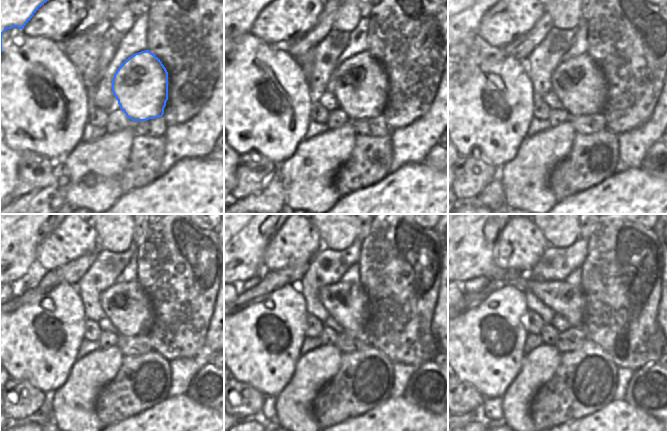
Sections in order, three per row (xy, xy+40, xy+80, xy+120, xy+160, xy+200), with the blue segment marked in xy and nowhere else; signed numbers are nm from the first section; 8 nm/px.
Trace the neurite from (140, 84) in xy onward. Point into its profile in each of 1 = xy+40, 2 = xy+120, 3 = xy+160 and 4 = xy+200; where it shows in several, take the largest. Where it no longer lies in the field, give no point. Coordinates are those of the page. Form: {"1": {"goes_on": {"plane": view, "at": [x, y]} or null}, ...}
{"1": {"goes_on": {"plane": "xy+40", "at": [360, 85]}}, "2": {"goes_on": {"plane": "xy+120", "at": [127, 305]}}, "3": {"goes_on": {"plane": "xy+160", "at": [348, 303]}}, "4": {"goes_on": {"plane": "xy+200", "at": [468, 234]}}}

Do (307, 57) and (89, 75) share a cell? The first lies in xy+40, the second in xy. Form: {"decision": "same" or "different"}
{"decision": "same"}

